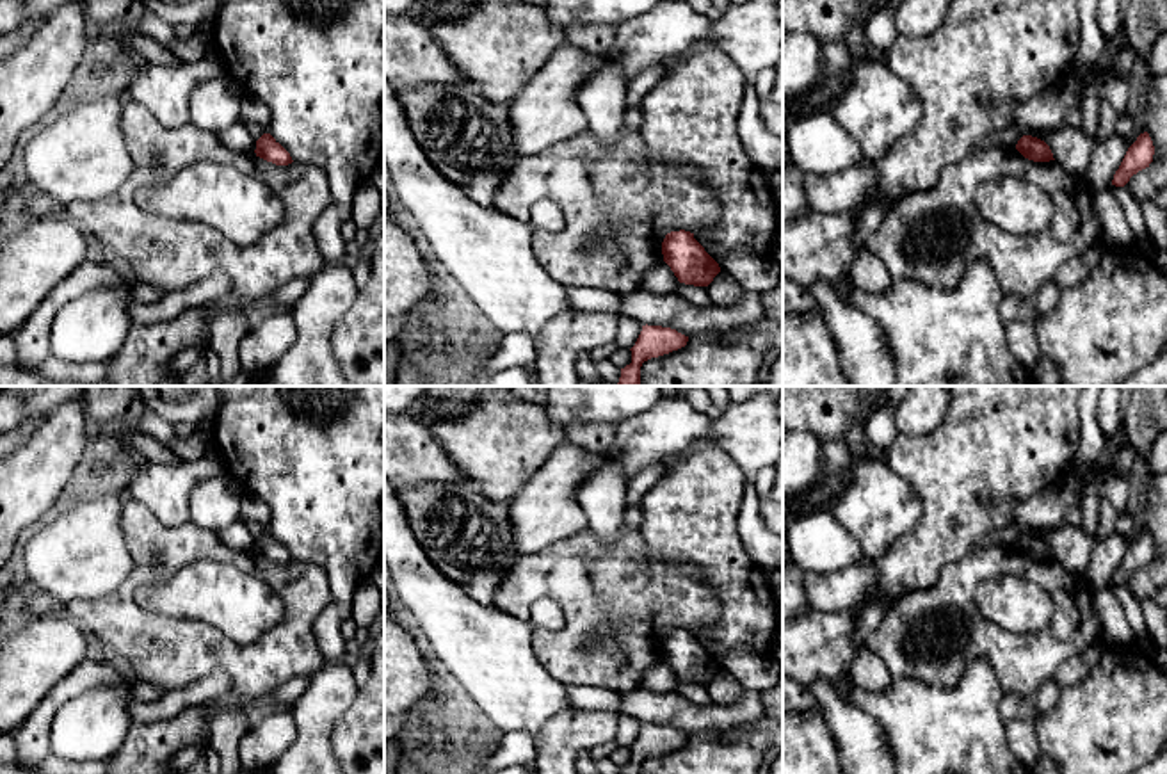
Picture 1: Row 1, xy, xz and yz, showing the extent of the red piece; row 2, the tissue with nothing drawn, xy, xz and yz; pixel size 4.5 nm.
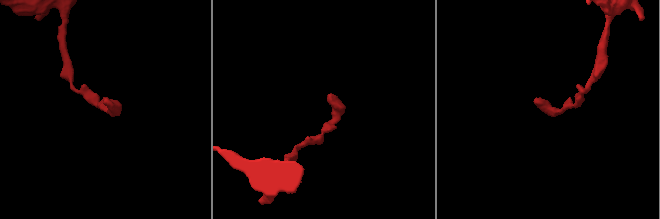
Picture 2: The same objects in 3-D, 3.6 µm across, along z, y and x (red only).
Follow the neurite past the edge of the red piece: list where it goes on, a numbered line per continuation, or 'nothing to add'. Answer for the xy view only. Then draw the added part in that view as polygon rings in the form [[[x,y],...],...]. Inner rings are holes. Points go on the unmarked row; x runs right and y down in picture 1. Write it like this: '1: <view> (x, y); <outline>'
nothing to add

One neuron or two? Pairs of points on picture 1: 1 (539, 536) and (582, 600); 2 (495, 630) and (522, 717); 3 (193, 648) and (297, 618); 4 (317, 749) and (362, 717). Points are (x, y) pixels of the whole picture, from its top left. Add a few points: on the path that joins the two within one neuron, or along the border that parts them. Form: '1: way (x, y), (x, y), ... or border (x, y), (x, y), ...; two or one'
1: border (584, 527), (520, 557); two
2: way (495, 652), (495, 664), (520, 696); one
3: way (219, 653), (264, 653), (273, 644); one
4: border (351, 701), (333, 728), (333, 755); two

